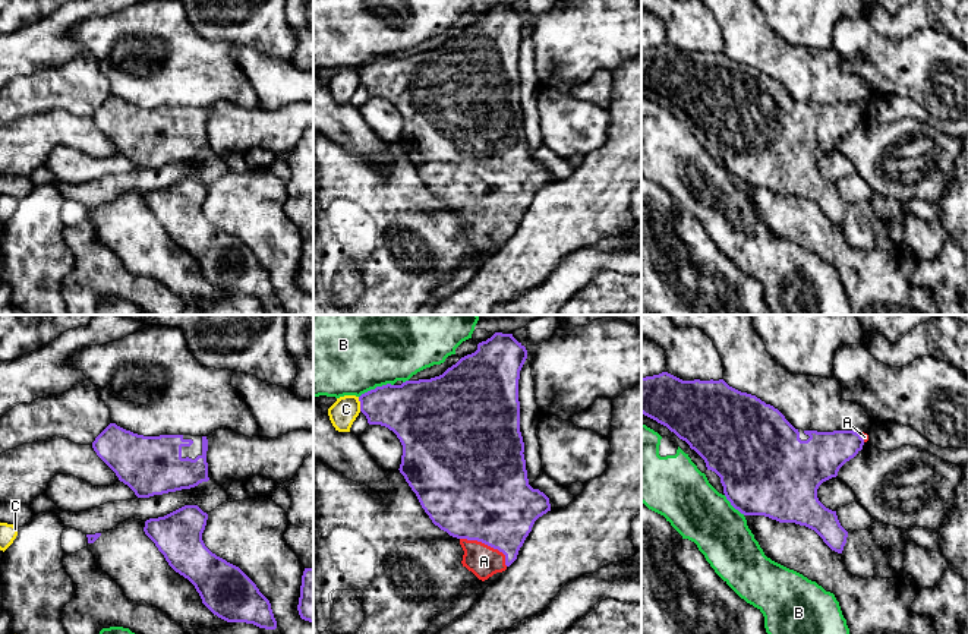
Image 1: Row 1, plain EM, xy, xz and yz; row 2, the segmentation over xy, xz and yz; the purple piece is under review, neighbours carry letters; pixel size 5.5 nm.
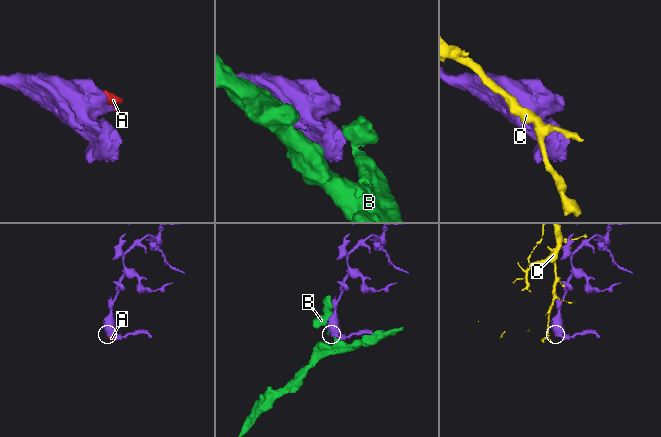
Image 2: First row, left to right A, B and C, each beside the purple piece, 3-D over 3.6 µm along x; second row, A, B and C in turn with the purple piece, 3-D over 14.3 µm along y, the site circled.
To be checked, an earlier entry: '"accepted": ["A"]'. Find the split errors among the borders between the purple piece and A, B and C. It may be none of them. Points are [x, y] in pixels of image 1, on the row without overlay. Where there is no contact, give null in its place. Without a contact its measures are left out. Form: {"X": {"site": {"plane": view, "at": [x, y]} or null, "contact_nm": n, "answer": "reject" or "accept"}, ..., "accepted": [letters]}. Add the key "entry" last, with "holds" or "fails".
{"A": {"site": {"plane": "xz", "at": [488, 217]}, "contact_nm": 300, "answer": "accept"}, "B": {"site": {"plane": "xz", "at": [377, 59]}, "contact_nm": 200, "answer": "reject"}, "C": {"site": {"plane": "xz", "at": [360, 76]}, "contact_nm": 80, "answer": "reject"}, "accepted": ["A"], "entry": "holds"}

